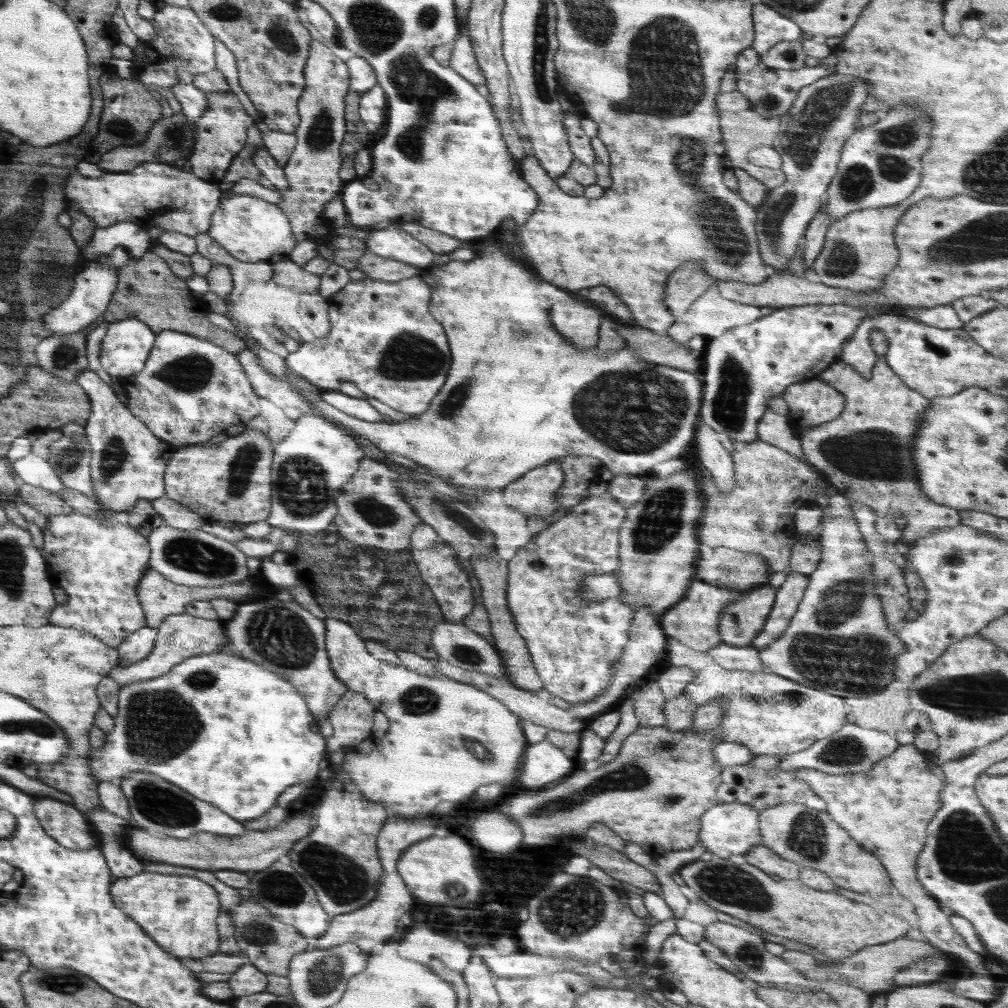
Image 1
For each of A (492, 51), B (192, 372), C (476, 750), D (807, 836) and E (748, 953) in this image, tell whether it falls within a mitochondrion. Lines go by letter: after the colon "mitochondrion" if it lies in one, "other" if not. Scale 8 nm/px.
A: other
B: mitochondrion
C: mitochondrion
D: mitochondrion
E: mitochondrion

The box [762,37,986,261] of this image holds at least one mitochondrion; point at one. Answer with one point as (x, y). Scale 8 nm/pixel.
(889, 159)

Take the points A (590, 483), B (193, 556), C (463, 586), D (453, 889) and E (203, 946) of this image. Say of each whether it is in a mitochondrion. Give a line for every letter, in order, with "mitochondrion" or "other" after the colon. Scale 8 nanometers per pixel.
A: other
B: mitochondrion
C: other
D: mitochondrion
E: other

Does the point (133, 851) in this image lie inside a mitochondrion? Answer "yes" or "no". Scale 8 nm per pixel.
no

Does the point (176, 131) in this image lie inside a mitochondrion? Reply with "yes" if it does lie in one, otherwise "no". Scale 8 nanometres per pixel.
yes

